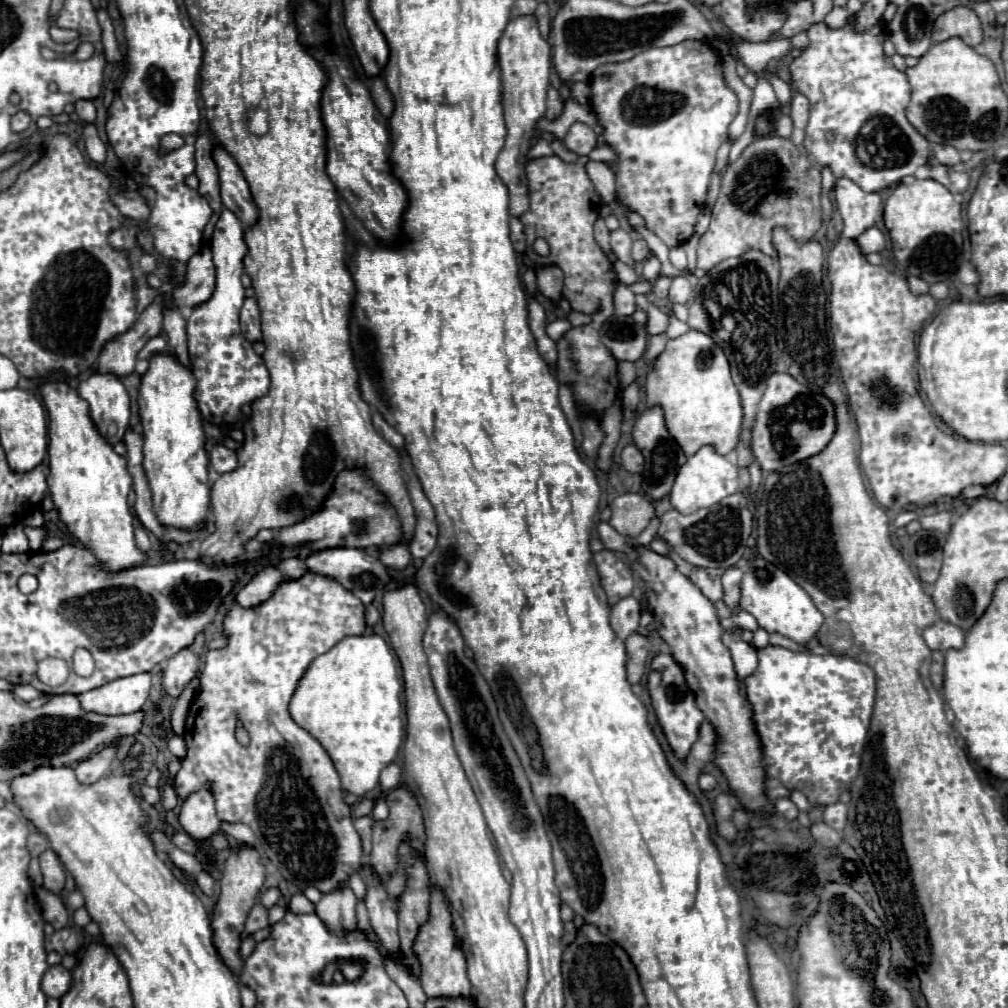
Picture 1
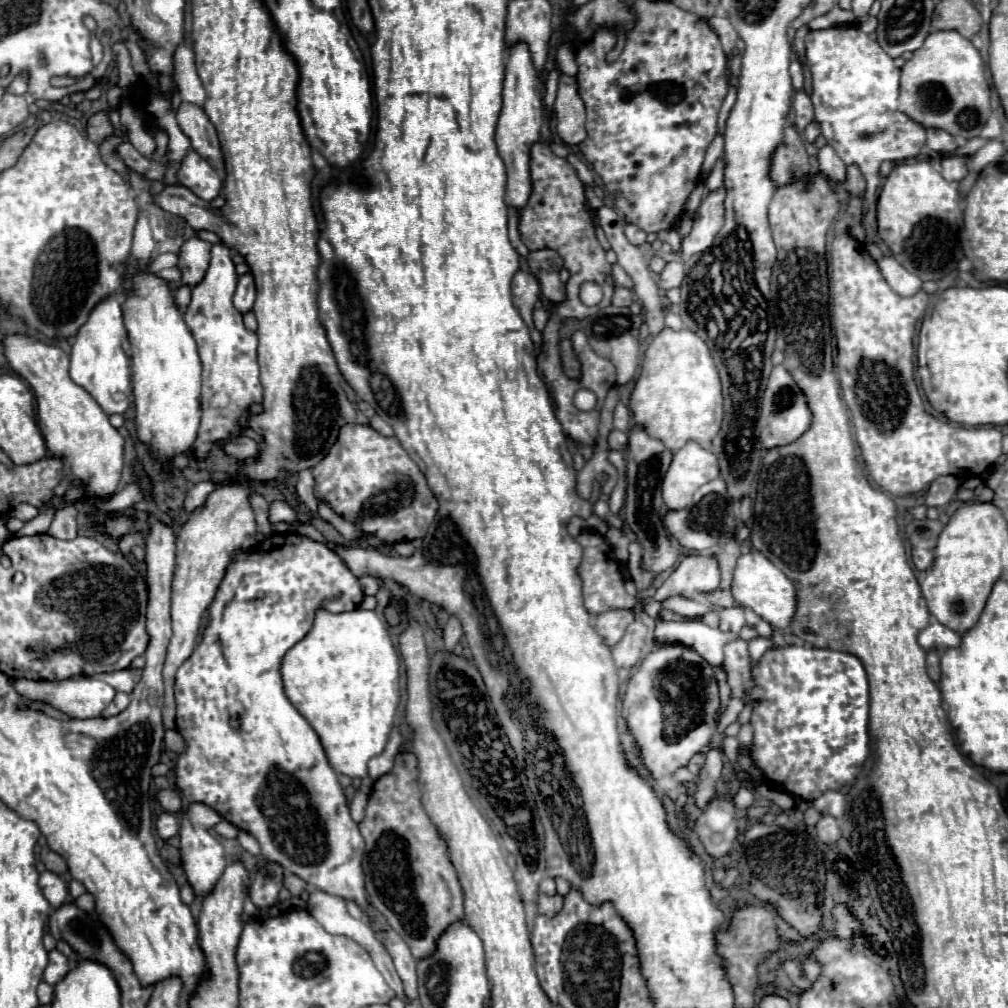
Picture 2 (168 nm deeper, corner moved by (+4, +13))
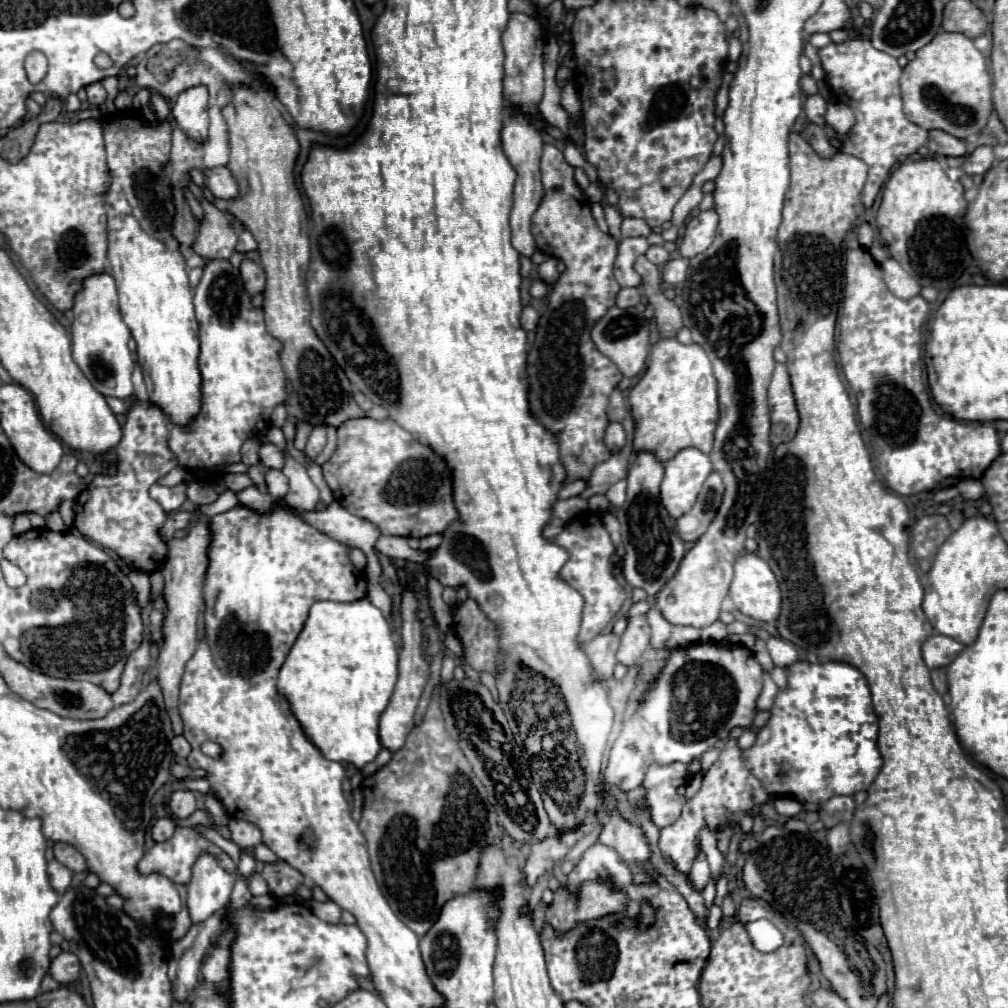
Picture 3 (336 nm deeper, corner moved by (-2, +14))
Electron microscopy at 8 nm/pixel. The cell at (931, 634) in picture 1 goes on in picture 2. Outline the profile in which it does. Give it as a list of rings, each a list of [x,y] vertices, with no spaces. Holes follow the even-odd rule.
[[[931,622],[925,630],[919,632],[919,644],[923,650],[945,650],[945,648],[955,648],[961,644],[961,636],[949,630],[947,626],[939,622]]]

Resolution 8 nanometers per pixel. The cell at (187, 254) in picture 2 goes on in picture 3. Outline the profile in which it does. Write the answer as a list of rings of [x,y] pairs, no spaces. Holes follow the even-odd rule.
[[[201,197],[199,203],[205,215],[201,219],[193,251],[201,255],[207,263],[213,259],[229,259],[237,243],[235,229],[229,225],[227,217],[219,209],[215,209],[205,197]]]

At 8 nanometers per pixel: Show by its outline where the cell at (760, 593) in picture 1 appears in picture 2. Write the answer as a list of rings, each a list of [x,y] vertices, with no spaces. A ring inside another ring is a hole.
[[[751,550],[737,558],[731,592],[739,606],[751,608],[757,616],[761,616],[773,628],[787,628],[791,624],[791,618],[795,614],[795,586],[775,564],[767,562],[763,554]]]

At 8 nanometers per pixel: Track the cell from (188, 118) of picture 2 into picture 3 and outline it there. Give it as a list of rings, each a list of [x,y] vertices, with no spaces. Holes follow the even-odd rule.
[[[191,87],[183,91],[171,113],[177,125],[185,131],[185,135],[203,145],[209,139],[209,115],[207,115],[207,89],[205,87]]]

